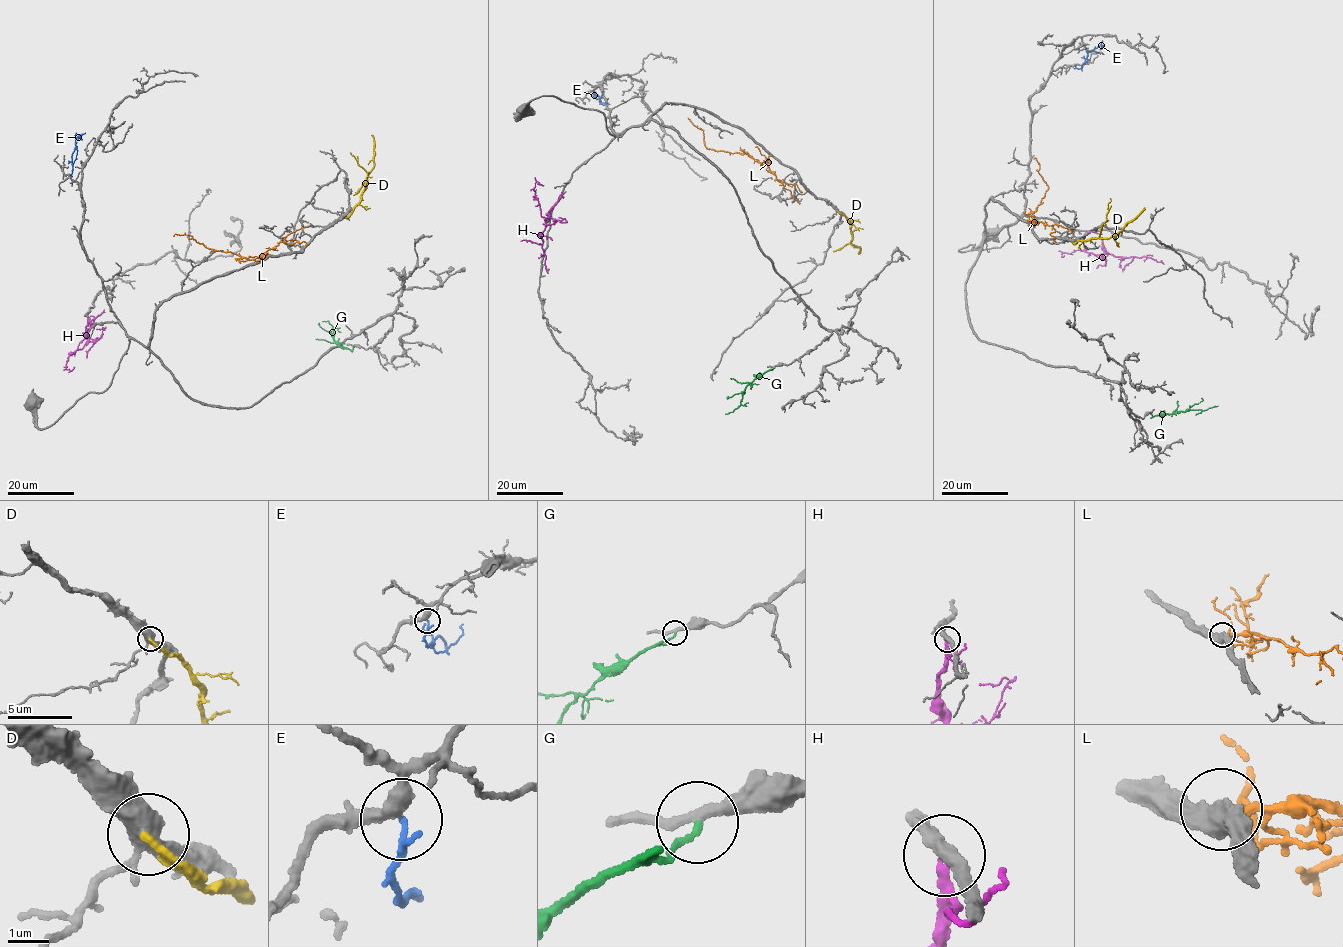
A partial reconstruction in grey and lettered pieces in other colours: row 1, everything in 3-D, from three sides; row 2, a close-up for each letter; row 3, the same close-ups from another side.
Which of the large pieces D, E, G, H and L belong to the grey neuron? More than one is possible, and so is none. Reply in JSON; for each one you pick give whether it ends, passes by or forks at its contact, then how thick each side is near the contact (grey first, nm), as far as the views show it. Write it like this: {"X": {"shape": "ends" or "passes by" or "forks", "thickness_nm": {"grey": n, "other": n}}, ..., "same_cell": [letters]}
{"E": {"shape": "passes by", "thickness_nm": {"grey": 380, "other": 100}}, "same_cell": ["E"]}

